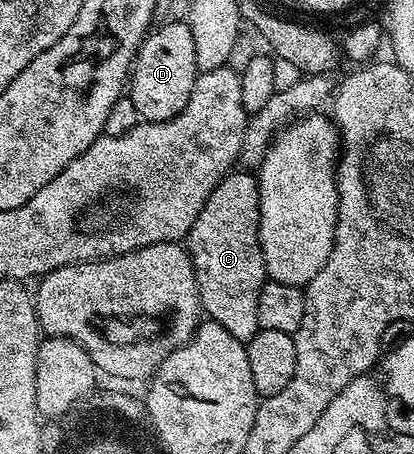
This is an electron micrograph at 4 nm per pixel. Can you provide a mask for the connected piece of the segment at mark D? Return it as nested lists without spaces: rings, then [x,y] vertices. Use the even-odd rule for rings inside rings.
[[[186,21],[167,23],[164,27],[156,26],[143,40],[135,52],[133,70],[129,76],[129,98],[137,105],[140,120],[149,123],[164,123],[181,113],[189,105],[189,97],[195,88],[195,76],[200,74],[197,69],[197,56],[193,50],[193,33],[189,33]]]

